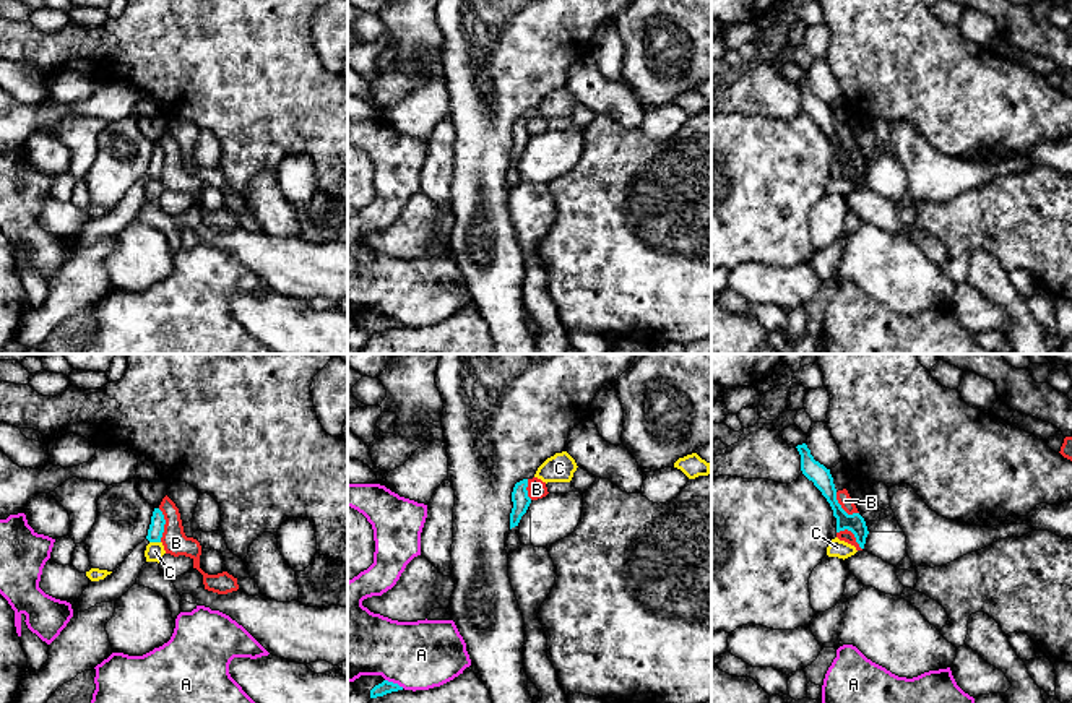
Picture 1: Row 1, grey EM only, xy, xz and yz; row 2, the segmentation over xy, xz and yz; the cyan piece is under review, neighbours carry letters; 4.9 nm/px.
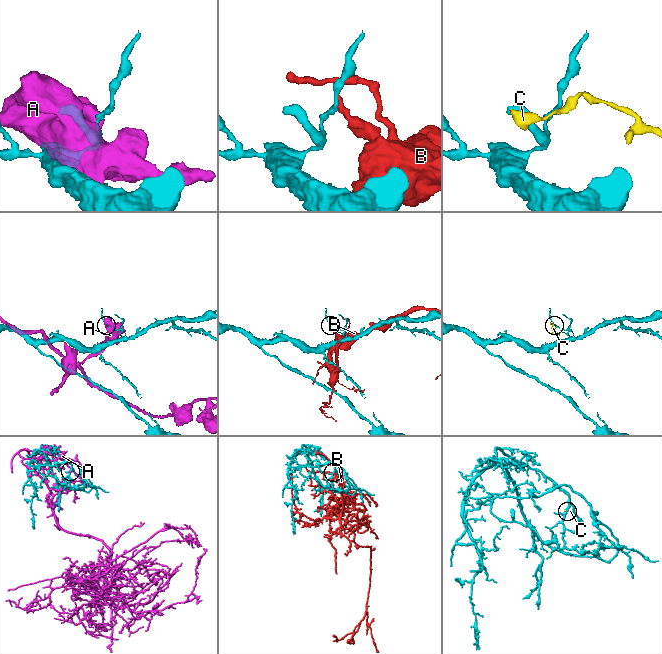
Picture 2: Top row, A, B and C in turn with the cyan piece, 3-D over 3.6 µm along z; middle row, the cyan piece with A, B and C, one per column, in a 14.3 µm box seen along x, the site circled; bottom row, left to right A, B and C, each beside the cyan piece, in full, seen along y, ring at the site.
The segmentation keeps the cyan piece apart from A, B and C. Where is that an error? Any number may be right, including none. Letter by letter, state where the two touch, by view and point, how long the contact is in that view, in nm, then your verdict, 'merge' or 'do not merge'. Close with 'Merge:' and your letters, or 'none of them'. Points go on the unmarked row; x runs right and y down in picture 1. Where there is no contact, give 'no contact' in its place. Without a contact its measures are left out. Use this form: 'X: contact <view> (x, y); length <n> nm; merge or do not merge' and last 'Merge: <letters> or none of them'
A: contact xz (395, 320); length 100 nm; do not merge
B: contact xy (164, 159); length 170 nm; do not merge
C: contact xy (155, 177); length 60 nm; do not merge
Merge: none of them

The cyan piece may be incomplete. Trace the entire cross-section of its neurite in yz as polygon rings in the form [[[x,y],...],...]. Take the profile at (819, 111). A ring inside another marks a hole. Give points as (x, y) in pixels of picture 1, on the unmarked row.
[[[806,80],[796,83],[801,91],[801,107],[822,128],[836,154],[836,169],[851,167],[856,179],[864,185],[869,170],[864,154],[859,149],[848,151],[836,136],[836,125],[830,106],[814,96]]]

